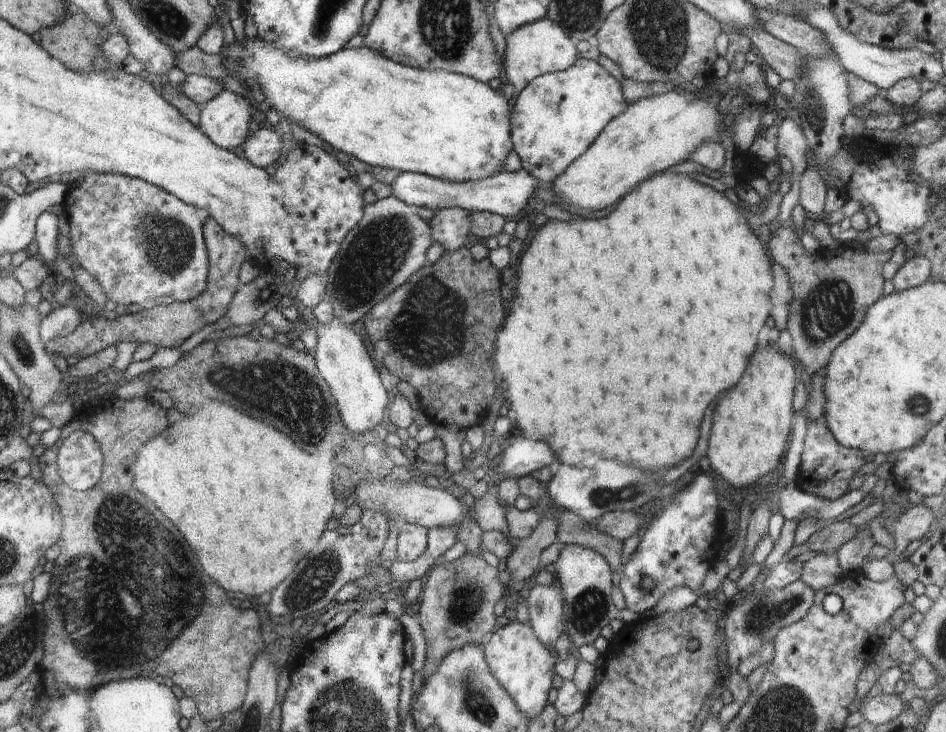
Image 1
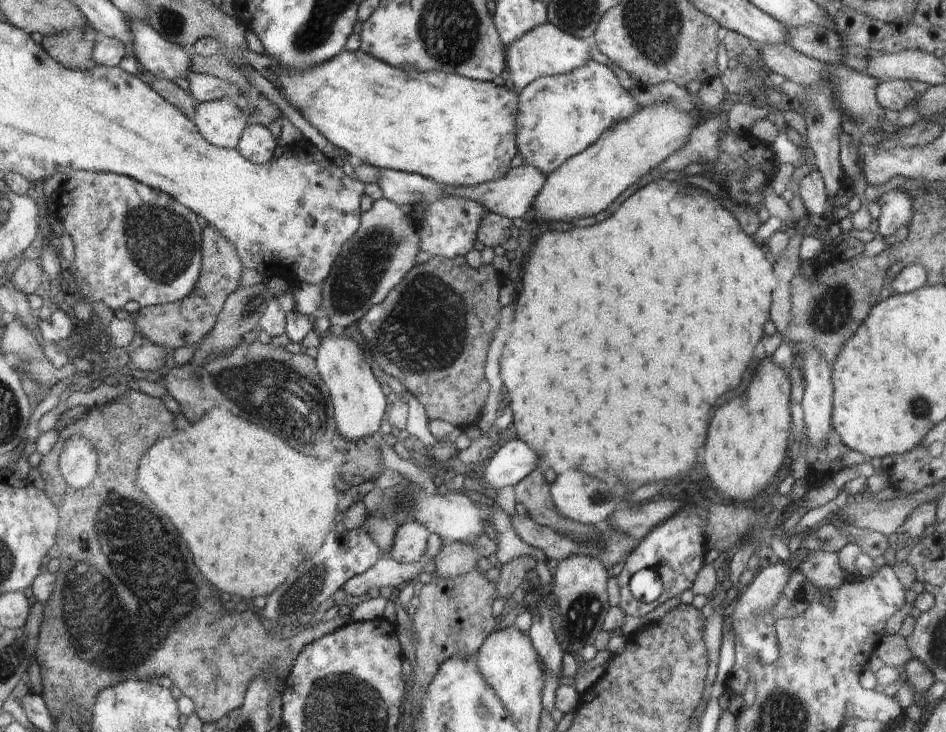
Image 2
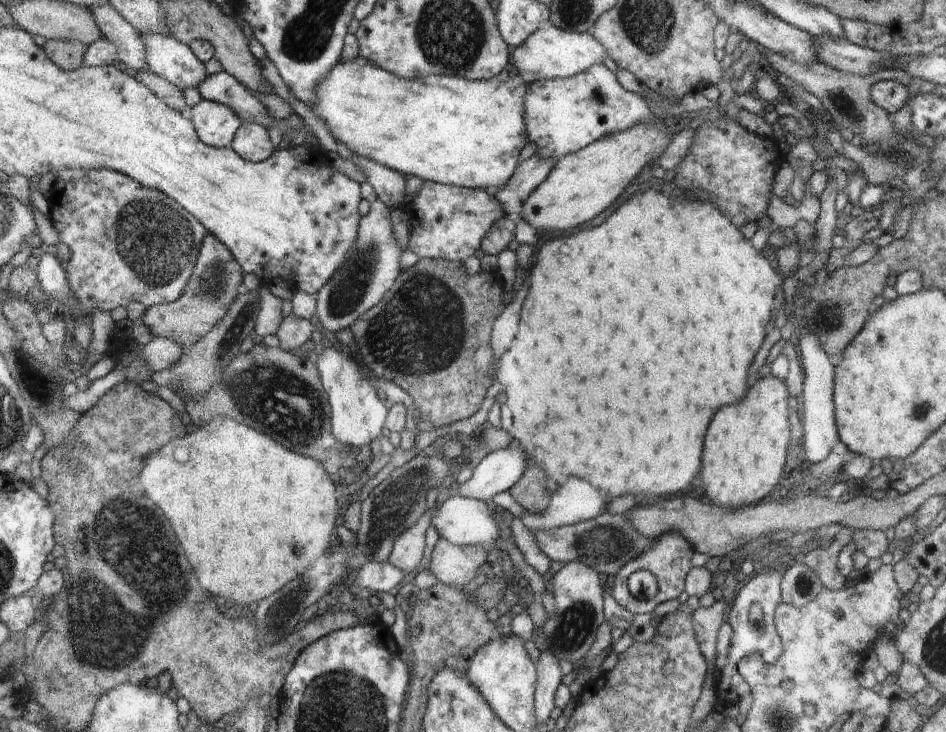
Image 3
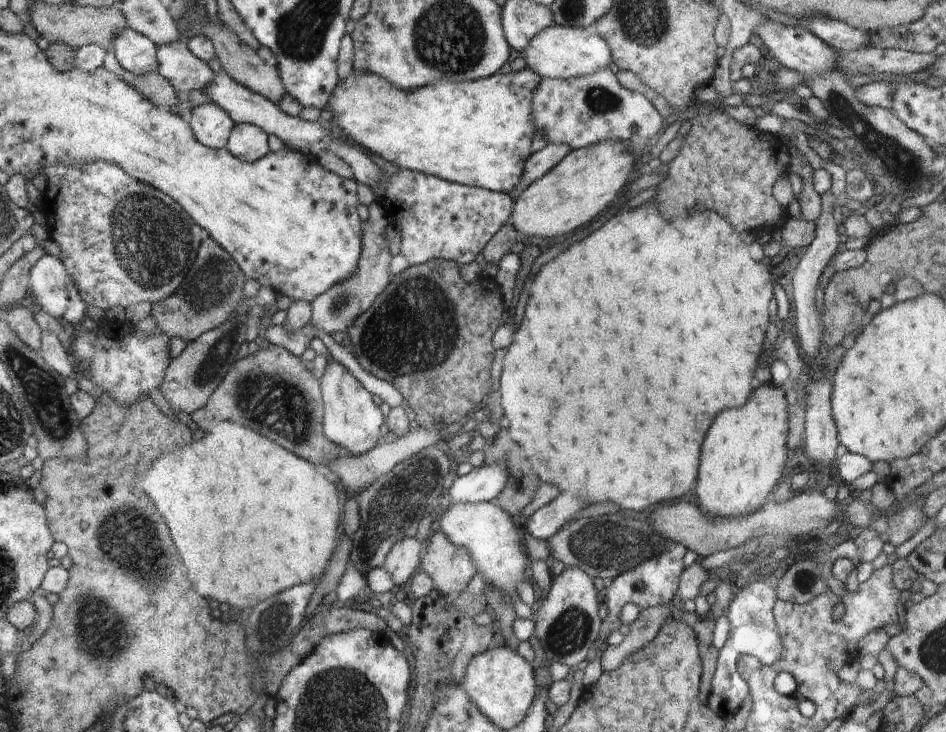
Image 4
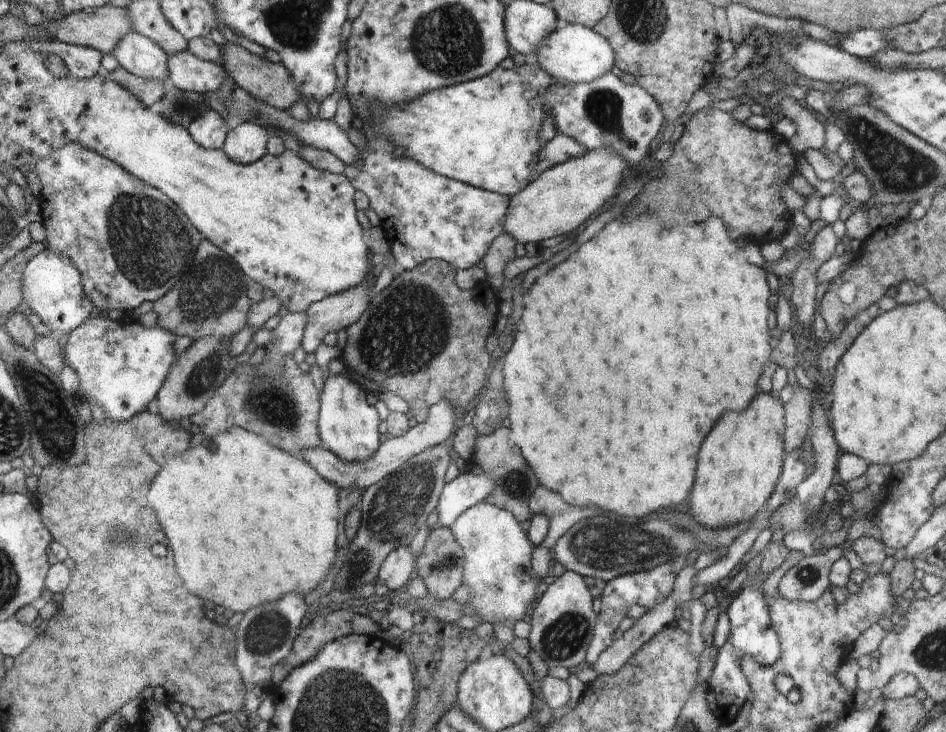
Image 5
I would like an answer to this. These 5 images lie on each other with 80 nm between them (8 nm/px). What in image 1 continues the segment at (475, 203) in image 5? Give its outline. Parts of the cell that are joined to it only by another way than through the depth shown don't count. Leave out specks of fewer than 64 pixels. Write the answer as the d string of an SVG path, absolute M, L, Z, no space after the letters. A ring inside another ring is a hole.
M461 208L440 209L430 220L433 239L444 245L446 251L455 251L466 246L472 238L471 213Z

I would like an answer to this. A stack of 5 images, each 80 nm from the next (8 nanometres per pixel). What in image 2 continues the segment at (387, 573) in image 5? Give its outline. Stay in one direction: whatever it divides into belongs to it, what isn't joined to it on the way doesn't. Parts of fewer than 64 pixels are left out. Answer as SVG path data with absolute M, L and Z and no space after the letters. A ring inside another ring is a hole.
M416 519L402 522L395 532L391 546L392 559L399 563L414 564L418 562L427 549L431 532Z

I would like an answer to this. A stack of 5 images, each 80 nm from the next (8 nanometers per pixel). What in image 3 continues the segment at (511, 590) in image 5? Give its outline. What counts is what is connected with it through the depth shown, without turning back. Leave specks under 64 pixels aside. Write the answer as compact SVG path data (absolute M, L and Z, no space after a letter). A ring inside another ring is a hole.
M456 494L447 499L437 510L433 509L435 512L431 525L436 528L441 537L451 541L453 545L482 545L487 548L487 552L494 549L500 530L494 520L491 503Z

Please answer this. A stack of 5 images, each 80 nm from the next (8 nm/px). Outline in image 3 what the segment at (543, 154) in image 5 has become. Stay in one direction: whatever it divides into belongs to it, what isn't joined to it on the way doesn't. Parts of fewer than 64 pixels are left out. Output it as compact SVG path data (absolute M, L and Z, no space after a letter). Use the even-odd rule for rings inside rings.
M532 155L519 164L514 176L503 187L486 191L500 202L504 214L515 219L520 218L524 201L542 184L555 164L555 159Z

